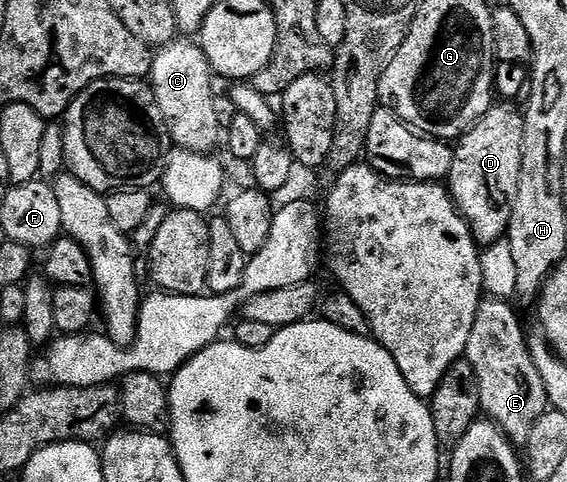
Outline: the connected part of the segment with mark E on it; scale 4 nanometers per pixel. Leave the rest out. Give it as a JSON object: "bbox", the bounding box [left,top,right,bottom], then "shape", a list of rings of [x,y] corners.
{"bbox":[464,300,550,447],"shape":[[[482,300],[475,323],[471,323],[471,337],[467,339],[464,360],[475,371],[479,383],[481,413],[493,421],[514,446],[521,447],[529,437],[531,427],[535,427],[538,419],[550,408],[550,403],[529,355],[527,335],[511,306],[509,301]]]}

